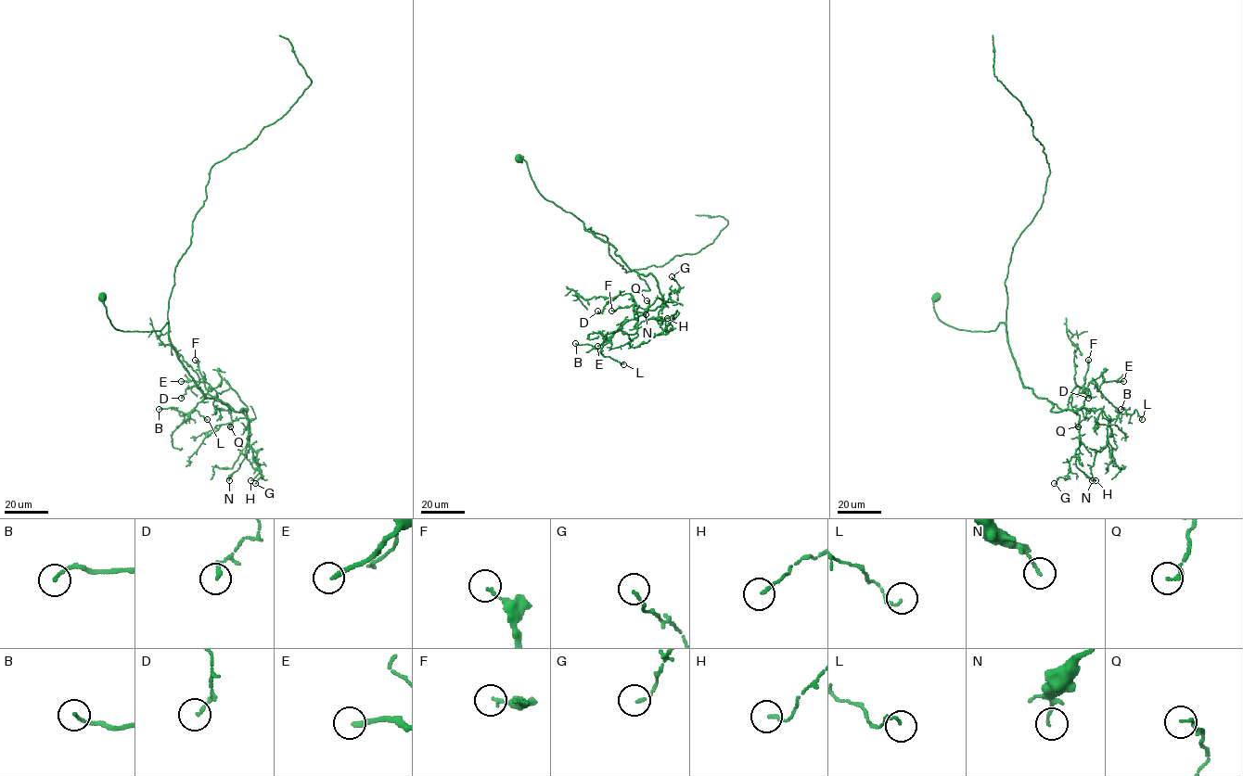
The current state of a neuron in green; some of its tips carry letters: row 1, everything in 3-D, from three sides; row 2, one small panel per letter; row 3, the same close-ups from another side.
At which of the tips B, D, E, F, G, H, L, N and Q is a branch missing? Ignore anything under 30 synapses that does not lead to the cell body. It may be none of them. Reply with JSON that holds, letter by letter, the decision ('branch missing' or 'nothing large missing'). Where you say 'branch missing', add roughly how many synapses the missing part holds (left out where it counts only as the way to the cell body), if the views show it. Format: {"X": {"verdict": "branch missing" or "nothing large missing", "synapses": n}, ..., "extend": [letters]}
{"B": {"verdict": "nothing large missing"}, "D": {"verdict": "nothing large missing"}, "E": {"verdict": "branch missing", "synapses": 140}, "F": {"verdict": "nothing large missing"}, "G": {"verdict": "nothing large missing"}, "H": {"verdict": "nothing large missing"}, "L": {"verdict": "nothing large missing"}, "N": {"verdict": "nothing large missing"}, "Q": {"verdict": "nothing large missing"}, "extend": ["E"]}

